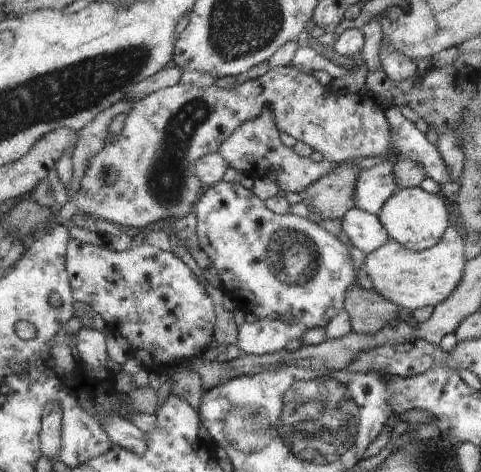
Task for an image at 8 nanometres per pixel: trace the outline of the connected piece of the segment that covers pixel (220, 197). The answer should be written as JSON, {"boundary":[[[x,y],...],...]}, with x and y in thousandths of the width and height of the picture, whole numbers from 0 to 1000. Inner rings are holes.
{"boundary":[[[464,383],[424,398],[401,445],[412,525],[439,551],[441,570],[451,572],[462,623],[472,625],[489,655],[530,672],[530,682],[491,693],[491,731],[505,748],[547,754],[586,742],[601,720],[622,718],[638,699],[672,695],[694,665],[715,657],[715,623],[740,606],[738,568],[719,519],[663,481],[659,462],[642,470],[605,451],[578,456],[555,443],[518,400]],[[588,667],[603,669],[605,680],[588,680],[582,674]]]}

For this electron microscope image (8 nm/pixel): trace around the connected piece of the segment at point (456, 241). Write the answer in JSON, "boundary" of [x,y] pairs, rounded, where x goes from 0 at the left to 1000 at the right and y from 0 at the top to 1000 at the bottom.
{"boundary":[[[931,479],[896,525],[877,532],[852,532],[809,506],[796,521],[761,538],[755,551],[759,576],[771,595],[773,617],[792,631],[857,659],[875,648],[904,648],[925,636],[946,614],[967,564],[965,504],[950,483]]]}

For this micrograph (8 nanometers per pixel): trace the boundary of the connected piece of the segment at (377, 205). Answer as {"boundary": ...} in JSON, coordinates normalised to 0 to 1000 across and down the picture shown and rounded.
{"boundary":[[[788,343],[771,360],[742,369],[734,390],[734,432],[753,447],[782,456],[813,411],[827,403],[817,377],[815,345]]]}

